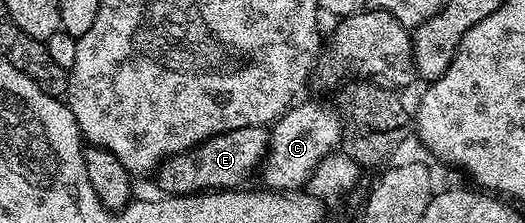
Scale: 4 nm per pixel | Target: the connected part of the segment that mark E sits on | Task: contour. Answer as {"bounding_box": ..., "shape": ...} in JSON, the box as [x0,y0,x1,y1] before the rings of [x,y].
{"bounding_box":[155,127,270,196],"shape":[[[244,127],[234,131],[225,131],[222,135],[213,135],[201,143],[196,143],[191,149],[181,151],[177,155],[170,155],[155,168],[157,175],[158,192],[166,196],[199,195],[202,192],[213,192],[222,189],[237,189],[249,178],[254,178],[255,172],[260,168],[266,153],[269,151],[270,132],[265,127]]]}

